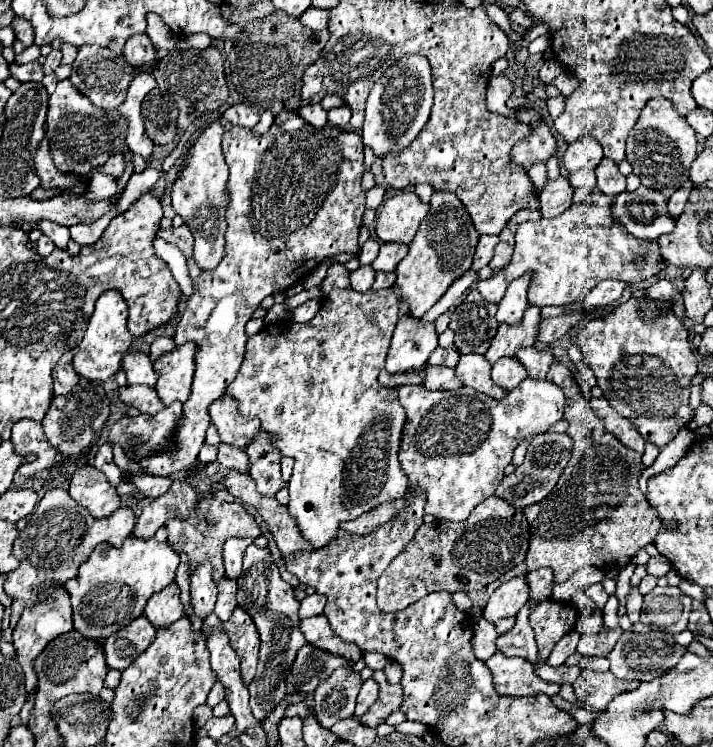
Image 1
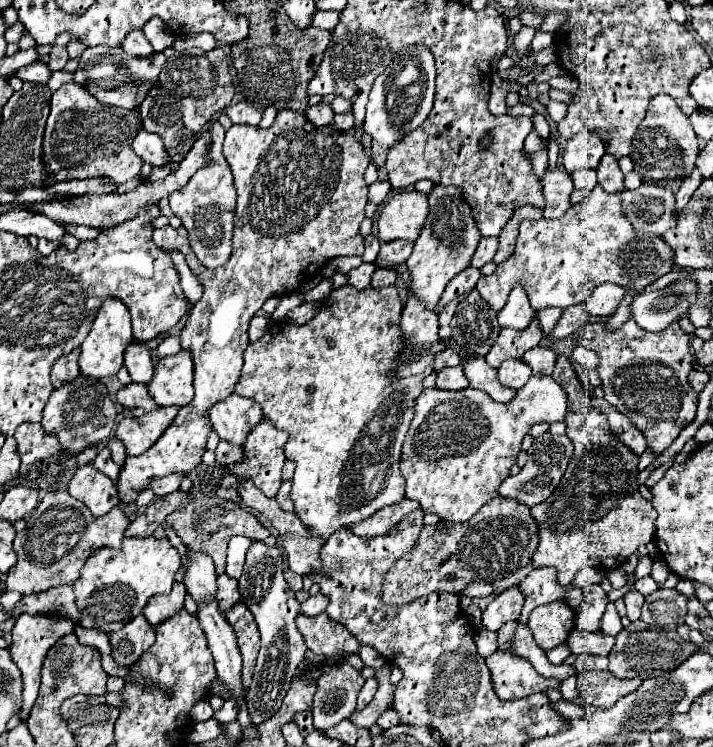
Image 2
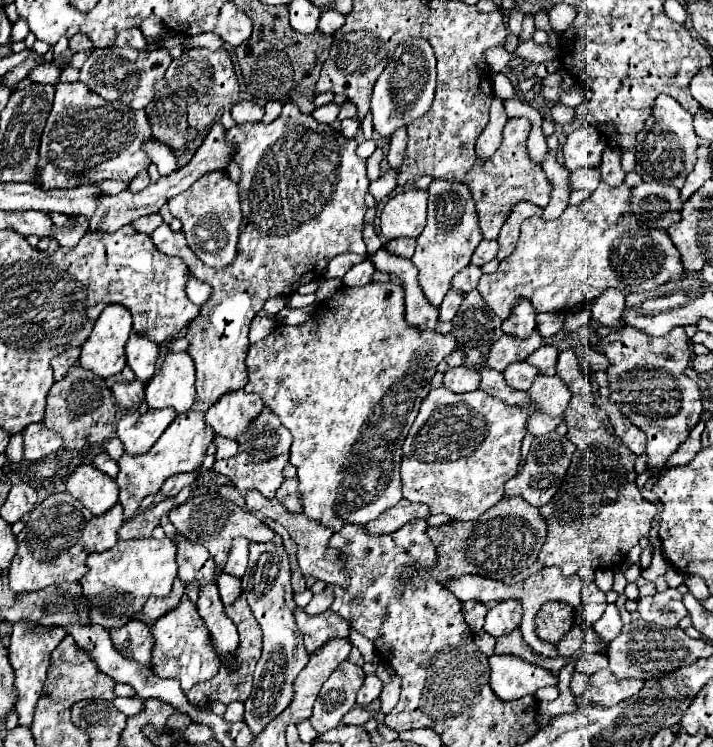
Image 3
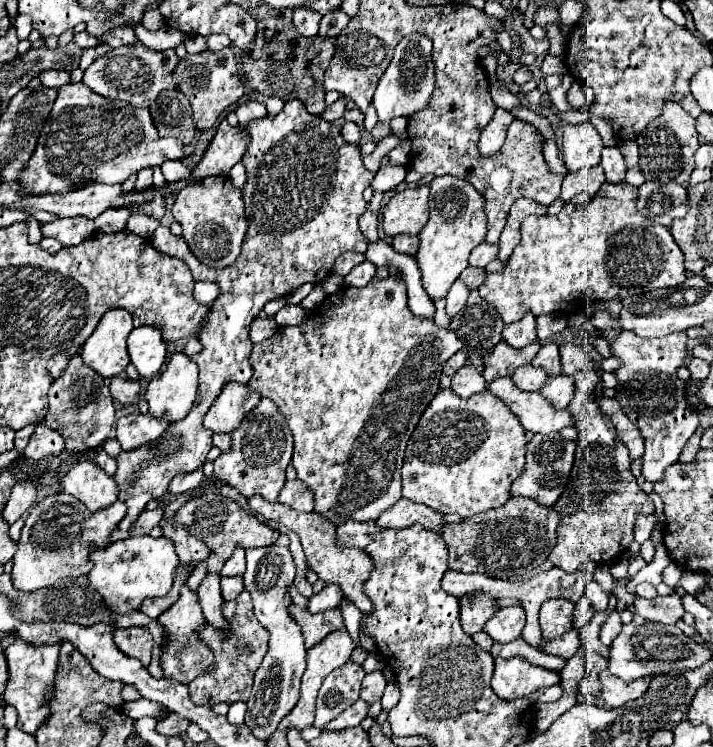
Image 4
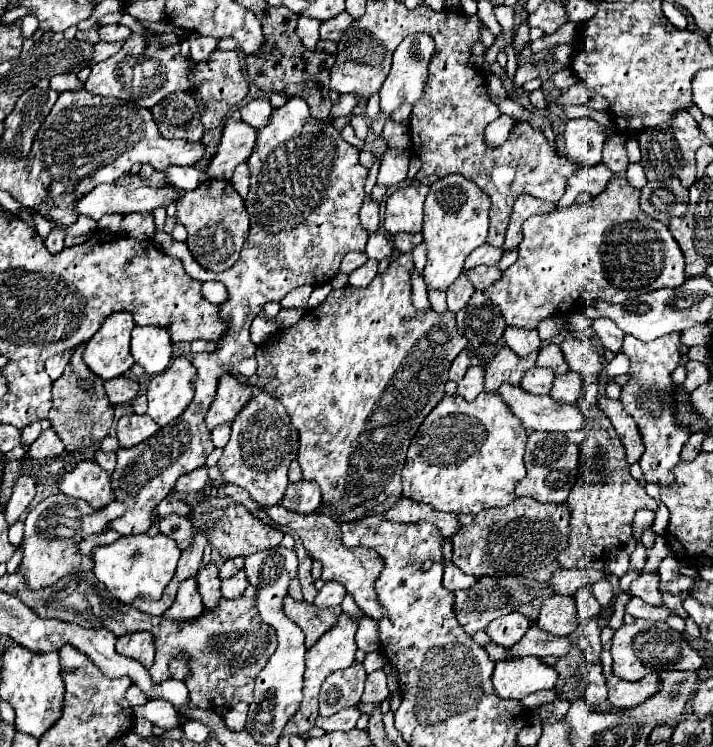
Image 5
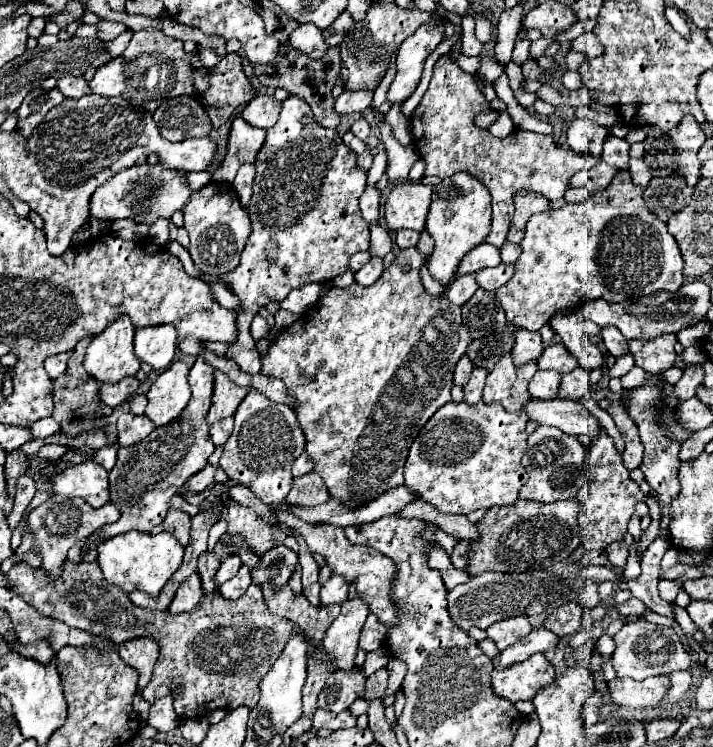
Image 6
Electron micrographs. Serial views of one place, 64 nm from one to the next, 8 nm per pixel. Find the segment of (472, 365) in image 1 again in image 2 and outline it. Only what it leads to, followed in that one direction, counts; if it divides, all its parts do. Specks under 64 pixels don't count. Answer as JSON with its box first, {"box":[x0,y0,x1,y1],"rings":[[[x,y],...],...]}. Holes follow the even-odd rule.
{"box":[462,358,516,402],"rings":[[[474,358],[474,360],[466,360],[462,364],[470,386],[488,392],[496,402],[510,402],[516,396],[516,390],[506,388],[498,382],[498,374],[496,370],[484,360],[484,358]]]}

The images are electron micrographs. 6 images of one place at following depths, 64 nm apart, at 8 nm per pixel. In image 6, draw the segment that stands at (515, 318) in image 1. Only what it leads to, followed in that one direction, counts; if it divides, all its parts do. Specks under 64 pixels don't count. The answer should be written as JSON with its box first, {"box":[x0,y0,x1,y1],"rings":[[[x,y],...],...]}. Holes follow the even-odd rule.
{"box":[512,330,544,366],"rings":[[[518,330],[516,332],[516,344],[512,350],[512,360],[516,366],[524,366],[528,362],[538,362],[538,358],[544,352],[544,344],[538,332],[530,330]]]}

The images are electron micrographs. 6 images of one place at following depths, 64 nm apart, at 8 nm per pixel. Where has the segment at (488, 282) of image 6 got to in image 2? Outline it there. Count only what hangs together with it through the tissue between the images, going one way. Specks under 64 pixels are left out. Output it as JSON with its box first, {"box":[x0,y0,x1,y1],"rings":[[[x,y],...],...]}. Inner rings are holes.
{"box":[434,266,482,312],"rings":[[[468,266],[464,272],[460,272],[456,278],[452,278],[452,282],[448,284],[448,288],[446,288],[446,292],[444,292],[440,304],[438,304],[434,310],[440,312],[440,308],[444,308],[444,304],[448,304],[448,300],[452,300],[452,298],[460,298],[462,294],[470,292],[470,290],[476,286],[476,282],[478,282],[480,276],[482,276],[482,274],[480,274],[478,268]]]}

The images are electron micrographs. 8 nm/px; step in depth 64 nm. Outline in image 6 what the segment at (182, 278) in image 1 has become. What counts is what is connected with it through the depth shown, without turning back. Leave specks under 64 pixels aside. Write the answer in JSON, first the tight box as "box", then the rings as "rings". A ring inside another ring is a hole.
{"box":[210,284,240,310],"rings":[[[210,284],[210,288],[212,288],[216,300],[218,300],[224,308],[236,310],[236,308],[240,306],[240,300],[238,300],[238,298],[236,298],[236,296],[226,288],[226,286],[222,286],[222,284]]]}

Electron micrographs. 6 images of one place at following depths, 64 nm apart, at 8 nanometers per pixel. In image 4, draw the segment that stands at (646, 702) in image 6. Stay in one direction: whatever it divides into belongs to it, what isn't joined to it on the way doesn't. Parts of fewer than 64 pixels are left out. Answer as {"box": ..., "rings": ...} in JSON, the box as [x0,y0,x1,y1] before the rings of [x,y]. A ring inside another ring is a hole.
{"box":[600,670,650,708],"rings":[[[608,670],[600,672],[600,680],[602,680],[600,698],[608,708],[618,708],[618,706],[624,706],[630,700],[636,700],[636,698],[644,696],[648,686],[650,686],[650,678],[624,682],[624,680],[612,676]]]}

